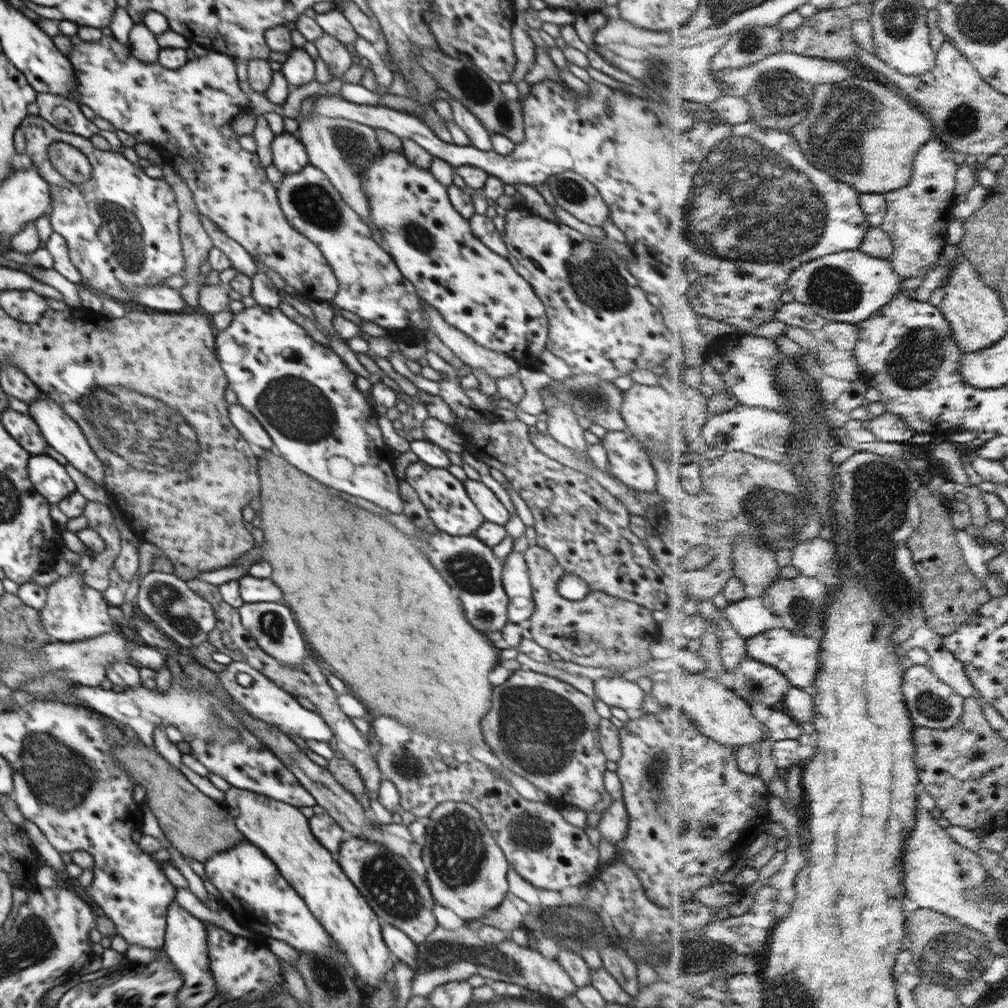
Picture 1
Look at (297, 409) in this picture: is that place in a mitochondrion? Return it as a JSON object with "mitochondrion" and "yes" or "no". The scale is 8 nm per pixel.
{"mitochondrion":"yes"}

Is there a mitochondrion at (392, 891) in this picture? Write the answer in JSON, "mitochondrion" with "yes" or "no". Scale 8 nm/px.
{"mitochondrion":"yes"}

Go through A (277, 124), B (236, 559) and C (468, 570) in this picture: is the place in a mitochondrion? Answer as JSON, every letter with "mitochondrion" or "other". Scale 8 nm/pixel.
{"A":"other","B":"other","C":"mitochondrion"}

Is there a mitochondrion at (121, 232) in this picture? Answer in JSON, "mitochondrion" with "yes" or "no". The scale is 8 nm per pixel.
{"mitochondrion":"yes"}

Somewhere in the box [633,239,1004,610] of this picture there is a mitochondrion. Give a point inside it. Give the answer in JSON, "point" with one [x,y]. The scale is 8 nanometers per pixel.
{"point":[777,516]}

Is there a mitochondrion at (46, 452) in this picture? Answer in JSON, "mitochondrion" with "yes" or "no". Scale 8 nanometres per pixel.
{"mitochondrion":"no"}

